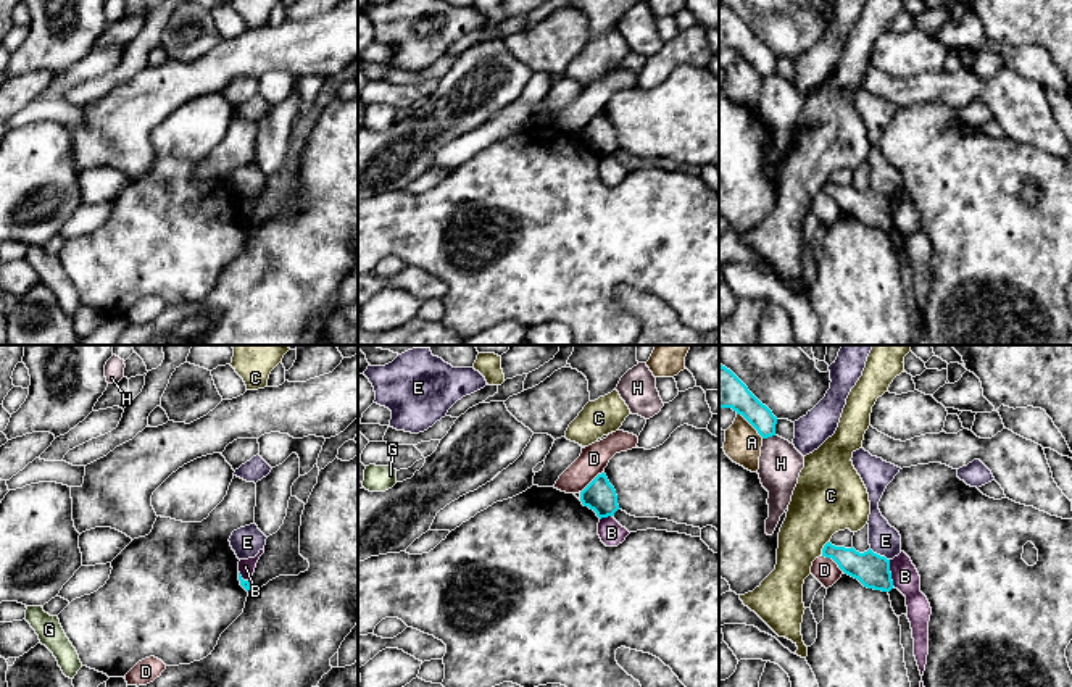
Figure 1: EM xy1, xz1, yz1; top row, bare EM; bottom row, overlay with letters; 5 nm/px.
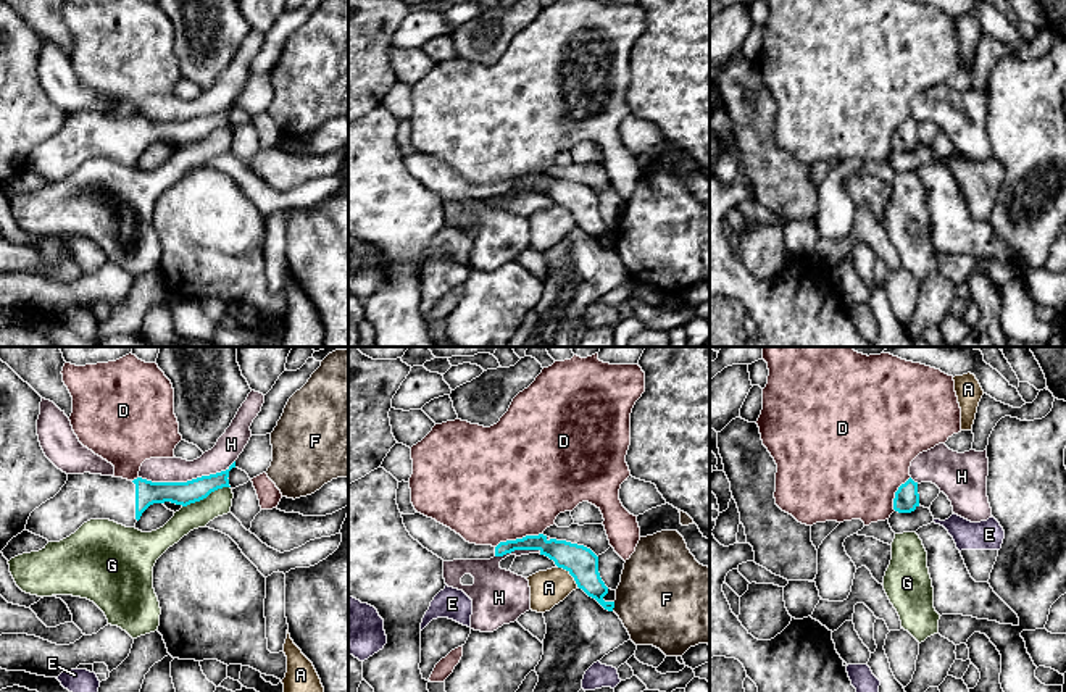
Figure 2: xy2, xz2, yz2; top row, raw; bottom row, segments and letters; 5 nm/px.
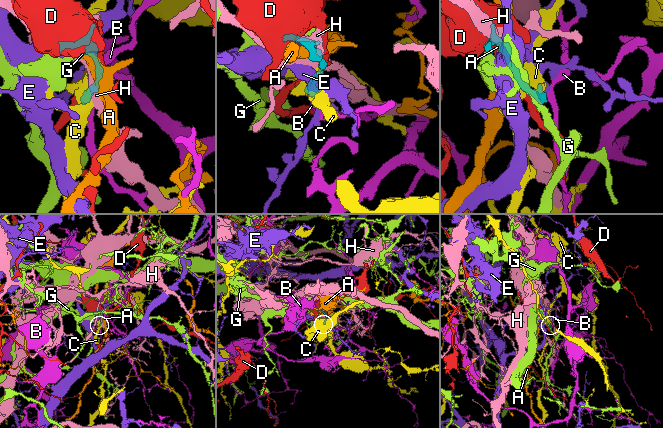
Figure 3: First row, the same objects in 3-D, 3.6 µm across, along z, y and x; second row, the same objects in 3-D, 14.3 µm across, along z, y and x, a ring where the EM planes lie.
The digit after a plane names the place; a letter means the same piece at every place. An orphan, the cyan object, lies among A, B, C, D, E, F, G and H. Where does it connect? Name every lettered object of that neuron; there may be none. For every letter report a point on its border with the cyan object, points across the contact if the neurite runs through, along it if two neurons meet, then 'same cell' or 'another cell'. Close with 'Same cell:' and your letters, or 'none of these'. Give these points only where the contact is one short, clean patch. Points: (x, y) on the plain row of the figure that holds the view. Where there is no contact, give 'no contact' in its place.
A: contact yz1 (750, 62); another cell
B: contact yz1 (890, 212); border yz1 (889, 199), (893, 224); another cell
C: contact yz1 (822, 187); border yz1 (829, 179), (821, 194); another cell
D: contact xz2 (518, 178); another cell
E: contact yz1 (879, 194); border yz1 (869, 187), (889, 199); another cell
F: contact xz2 (613, 245); border xz2 (615, 241), (612, 249); another cell
G: contact xy2 (205, 136); border xy2 (229, 125), (218, 126), (183, 145); another cell
H: contact xy2 (187, 120); another cell
Same cell: none of these

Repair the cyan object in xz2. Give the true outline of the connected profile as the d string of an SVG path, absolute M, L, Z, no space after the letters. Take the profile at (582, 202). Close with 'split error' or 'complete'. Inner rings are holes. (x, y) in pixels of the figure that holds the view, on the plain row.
M402 152L402 156L410 174L443 200L490 198L514 189L539 189L540 194L553 198L558 206L566 208L574 216L577 226L595 237L605 248L613 250L614 247L614 240L603 239L608 232L608 226L598 211L598 195L584 184L556 177L548 179L543 173L500 181L497 186L476 184L421 152Z; split error

